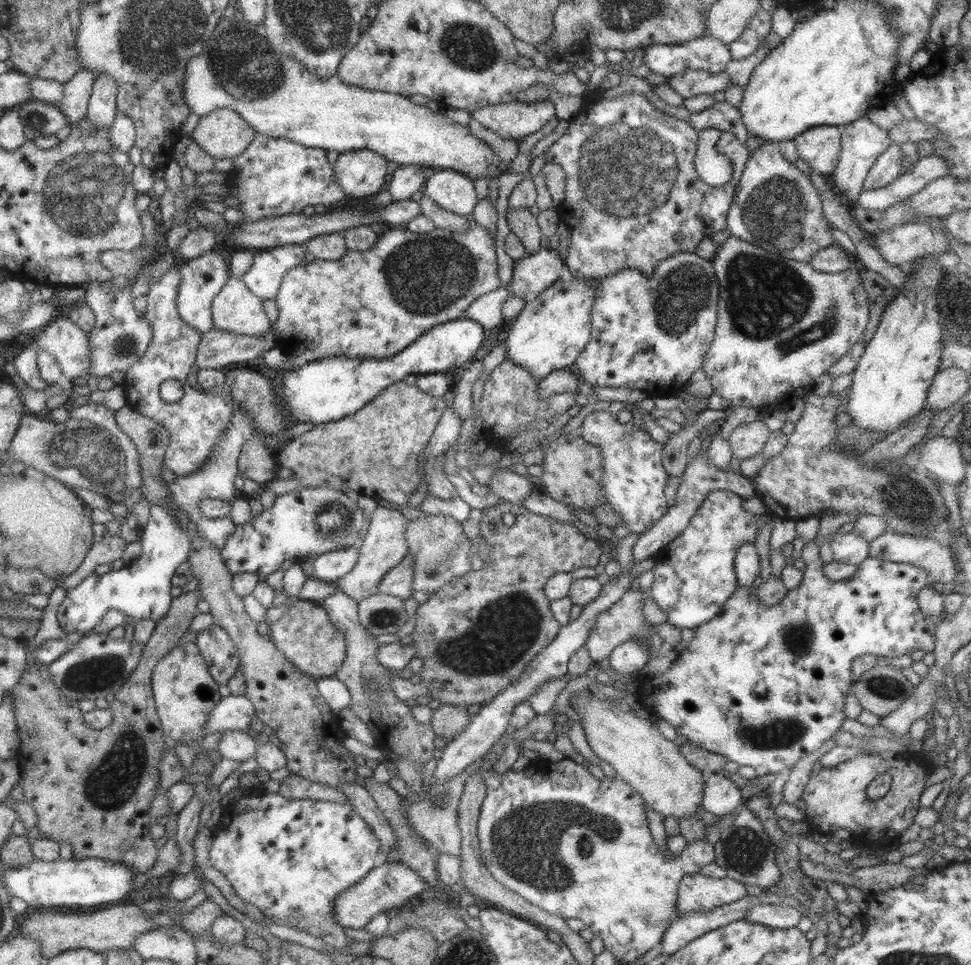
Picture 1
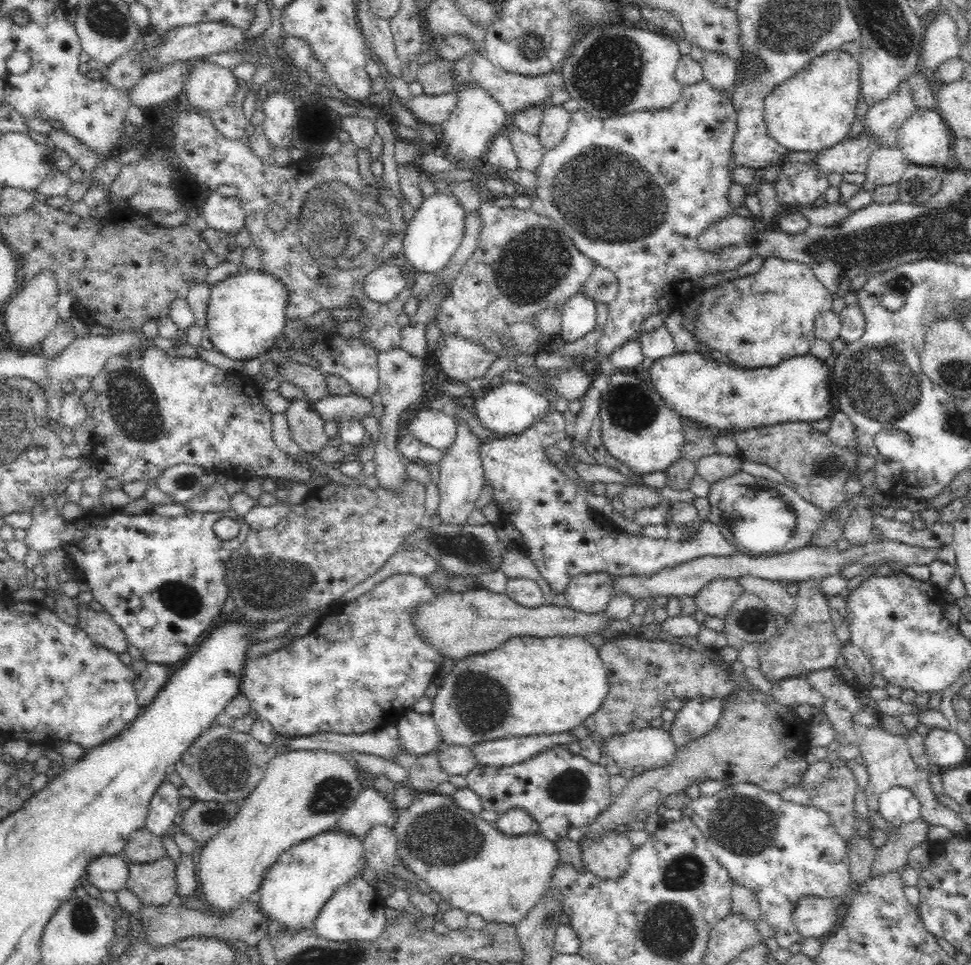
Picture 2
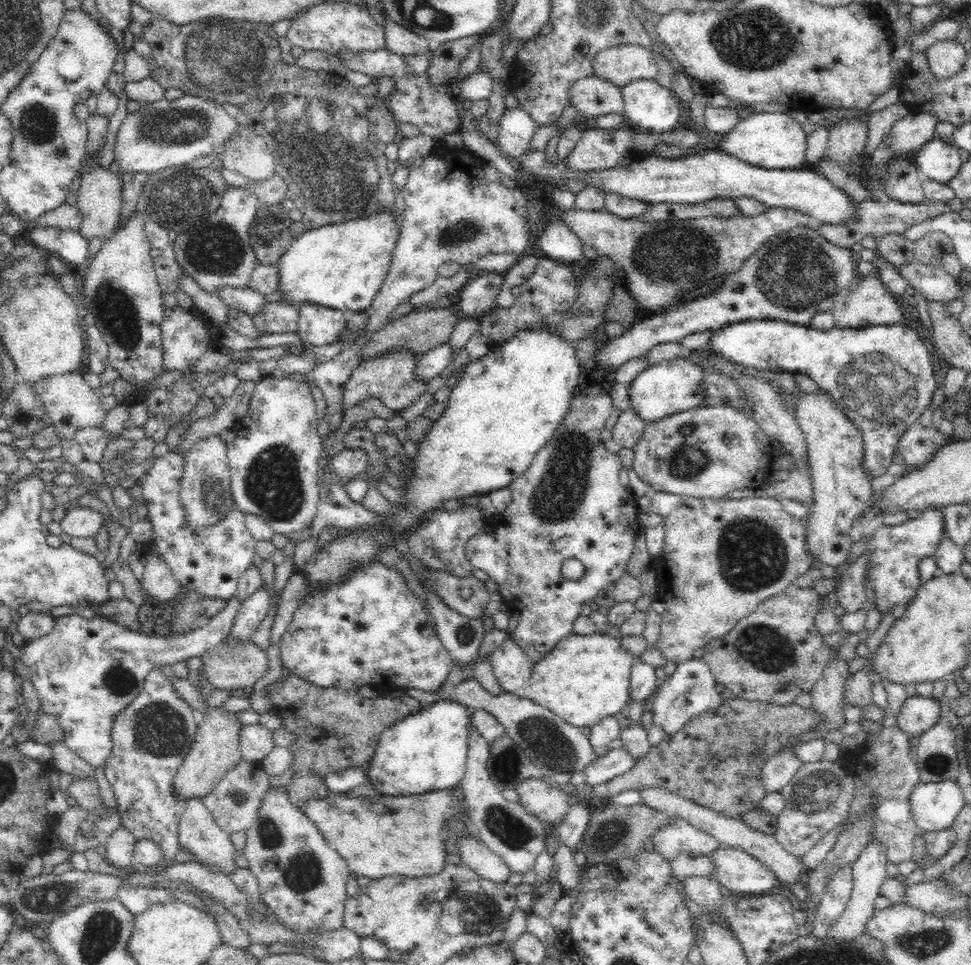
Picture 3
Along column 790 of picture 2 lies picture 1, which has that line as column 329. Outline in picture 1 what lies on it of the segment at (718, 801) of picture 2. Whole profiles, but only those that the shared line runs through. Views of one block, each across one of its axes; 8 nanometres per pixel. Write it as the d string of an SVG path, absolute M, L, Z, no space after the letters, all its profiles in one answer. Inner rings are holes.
M261 789L261 796L249 796L251 798L251 810L231 810L229 816L225 812L225 816L221 816L221 820L216 827L212 828L213 841L209 848L208 860L212 868L215 868L229 882L233 892L245 900L247 904L256 906L269 919L273 919L275 924L289 925L297 929L305 931L311 936L323 939L327 946L333 948L342 948L346 944L353 944L354 940L345 935L343 929L332 920L330 912L332 910L334 899L343 894L345 890L349 890L351 886L355 886L355 882L359 882L374 868L374 861L378 855L379 840L373 835L371 828L365 823L353 810L349 801L346 802L323 802L316 800L289 800L283 795L277 793L265 793Z

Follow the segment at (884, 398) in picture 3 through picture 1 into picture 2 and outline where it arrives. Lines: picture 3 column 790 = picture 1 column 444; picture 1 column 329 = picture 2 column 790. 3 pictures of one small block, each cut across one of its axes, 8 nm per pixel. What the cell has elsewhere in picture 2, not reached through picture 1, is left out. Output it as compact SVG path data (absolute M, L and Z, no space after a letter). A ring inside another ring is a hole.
M701 352L670 354L654 362L649 369L651 382L662 399L682 418L710 427L712 432L730 432L753 426L782 424L782 422L808 422L828 418L832 414L835 400L831 392L830 366L820 358L808 353L794 356L777 366L762 368L740 368L708 358Z

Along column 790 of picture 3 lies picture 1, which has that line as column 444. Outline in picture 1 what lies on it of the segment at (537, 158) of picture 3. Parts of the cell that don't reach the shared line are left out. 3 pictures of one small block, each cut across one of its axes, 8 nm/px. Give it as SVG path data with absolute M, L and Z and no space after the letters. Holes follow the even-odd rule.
M439 169L424 181L421 194L431 198L437 206L461 216L472 213L478 201L474 181L451 169Z

